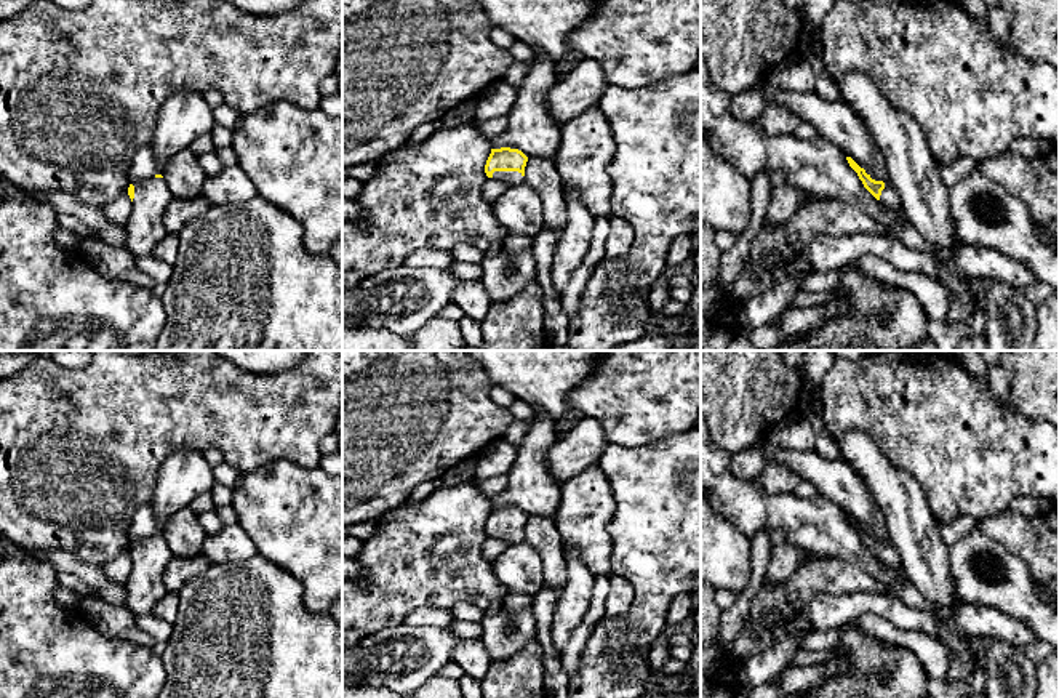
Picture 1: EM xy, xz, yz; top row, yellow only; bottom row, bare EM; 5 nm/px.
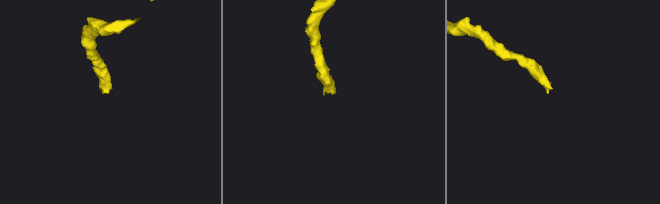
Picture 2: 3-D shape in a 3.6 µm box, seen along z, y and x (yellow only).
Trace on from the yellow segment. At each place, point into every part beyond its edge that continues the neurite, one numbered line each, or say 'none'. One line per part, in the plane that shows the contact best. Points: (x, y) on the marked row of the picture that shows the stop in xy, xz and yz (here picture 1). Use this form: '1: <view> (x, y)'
1: xz (511, 178)

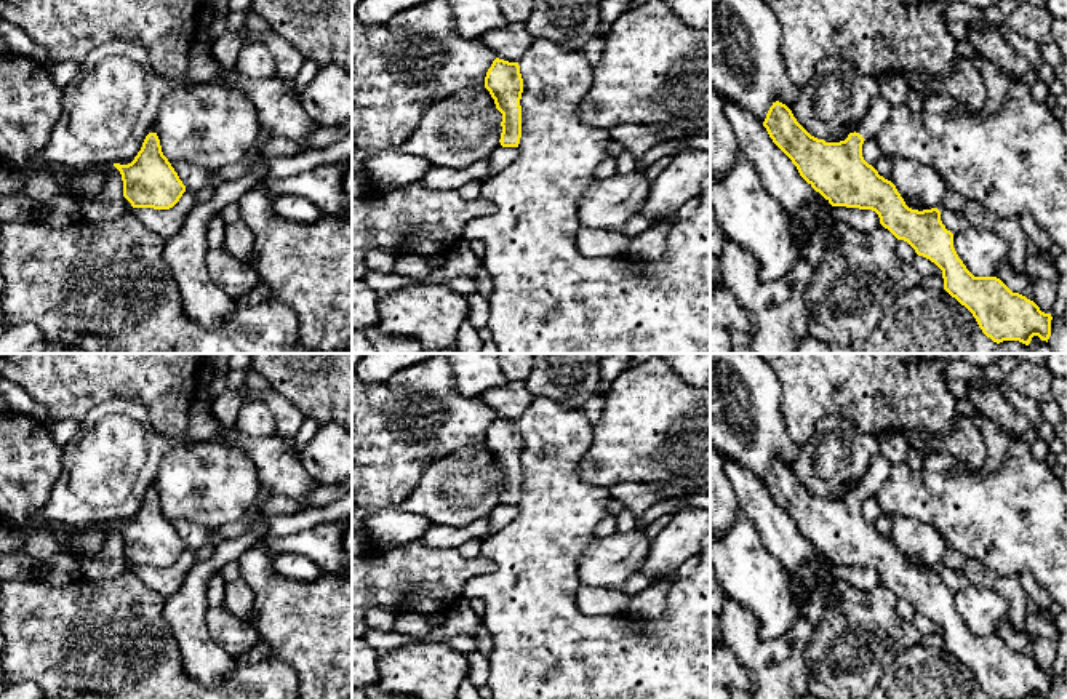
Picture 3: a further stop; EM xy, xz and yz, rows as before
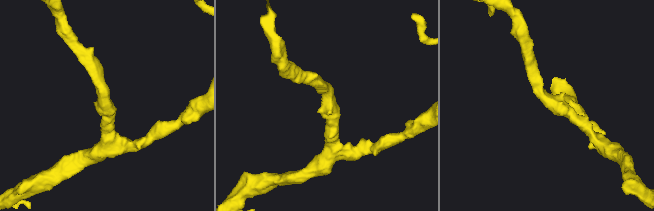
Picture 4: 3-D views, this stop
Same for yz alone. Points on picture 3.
1: yz (880, 109)

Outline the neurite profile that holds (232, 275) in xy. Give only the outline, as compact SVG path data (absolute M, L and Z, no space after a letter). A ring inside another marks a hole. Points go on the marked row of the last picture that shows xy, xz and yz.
M224 246L208 250L206 270L211 280L234 301L243 302L258 285L259 277L243 261L232 256Z

